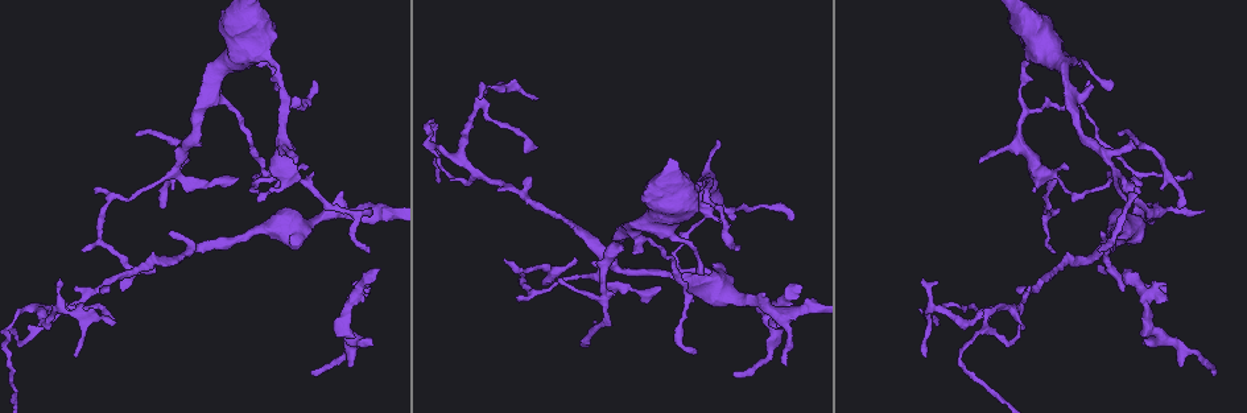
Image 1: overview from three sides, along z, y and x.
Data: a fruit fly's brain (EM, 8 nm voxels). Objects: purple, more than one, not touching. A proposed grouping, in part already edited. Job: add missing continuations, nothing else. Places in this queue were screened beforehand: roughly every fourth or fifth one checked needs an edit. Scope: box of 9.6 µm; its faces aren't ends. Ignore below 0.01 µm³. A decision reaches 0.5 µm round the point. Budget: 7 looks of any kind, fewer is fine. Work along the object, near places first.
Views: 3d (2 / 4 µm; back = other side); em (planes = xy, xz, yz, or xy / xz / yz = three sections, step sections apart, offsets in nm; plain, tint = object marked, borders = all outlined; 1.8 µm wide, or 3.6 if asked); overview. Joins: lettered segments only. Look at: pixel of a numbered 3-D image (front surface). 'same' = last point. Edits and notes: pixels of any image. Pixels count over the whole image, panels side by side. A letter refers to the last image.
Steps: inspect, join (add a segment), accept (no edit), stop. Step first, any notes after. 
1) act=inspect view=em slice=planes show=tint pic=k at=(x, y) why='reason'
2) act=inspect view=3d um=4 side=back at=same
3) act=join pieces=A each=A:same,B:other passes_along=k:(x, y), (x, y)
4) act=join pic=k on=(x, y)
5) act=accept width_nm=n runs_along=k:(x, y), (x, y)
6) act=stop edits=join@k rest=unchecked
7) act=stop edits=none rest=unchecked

act=inspect view=3d um=2 pic=1 at=(114, 323)

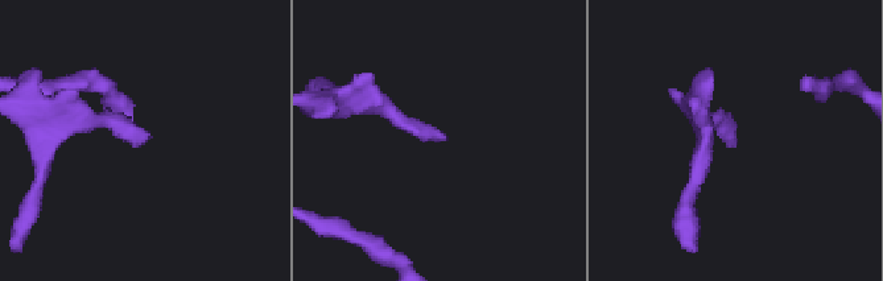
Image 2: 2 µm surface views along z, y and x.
act=inspect view=em slice=xz step=4 show=tint pic=2 at=(444, 140) why='shape alone is not enough'

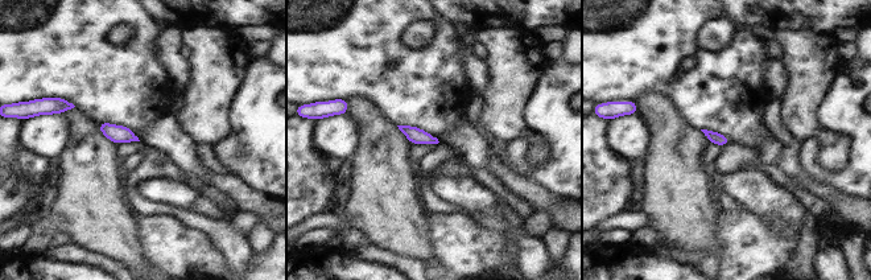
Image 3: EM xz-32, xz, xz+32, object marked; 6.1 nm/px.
act=inspect view=em slice=planes show=borders at=same why='cut it another way'

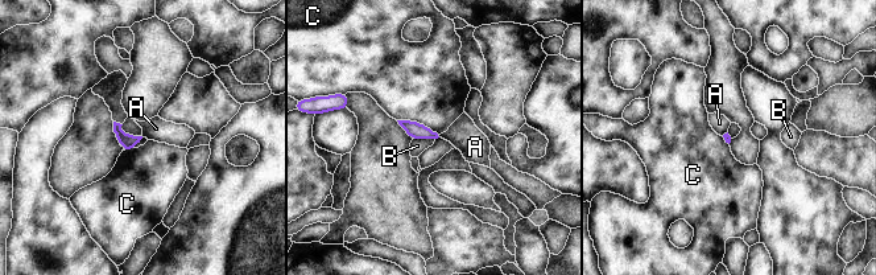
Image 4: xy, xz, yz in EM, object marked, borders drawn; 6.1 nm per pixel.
act=accept each=A:other,B:other,C:other border=4:(120, 126), (124, 134), (140, 136) found='none of them fits'

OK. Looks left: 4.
act=inspect view=em slice=xz step=16 show=tint pic=1 at=(358, 214) why='sharp bend'

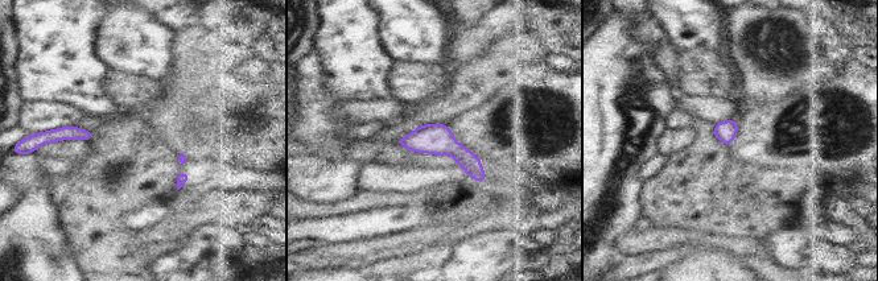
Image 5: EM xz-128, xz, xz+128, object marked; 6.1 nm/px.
act=inspect view=em slice=planes show=borders at=same

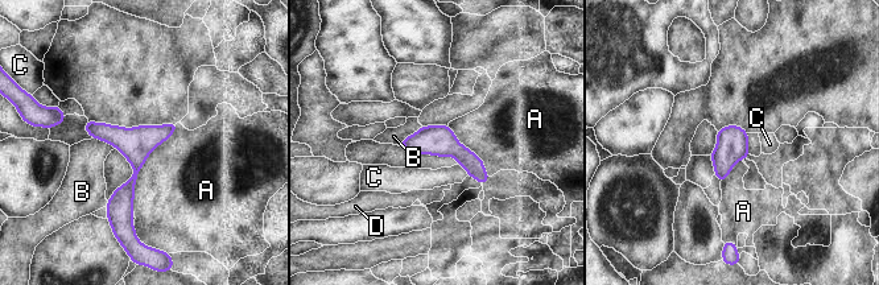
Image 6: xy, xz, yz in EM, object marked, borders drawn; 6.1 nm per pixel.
act=accept each=A:other,B:other,C:other,D:other found='no lettered segment goes on from it'

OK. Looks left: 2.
act=inspect view=3d um=2 pic=1 at=(787, 363) why='free end'

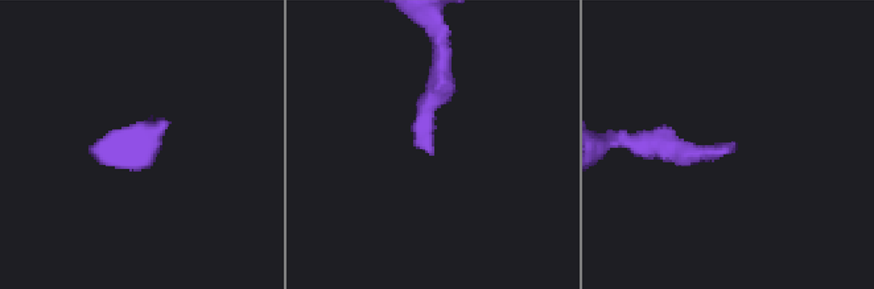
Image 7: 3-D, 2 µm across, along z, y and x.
act=inspect view=em slice=planes show=borders pic=7 at=(429, 154)

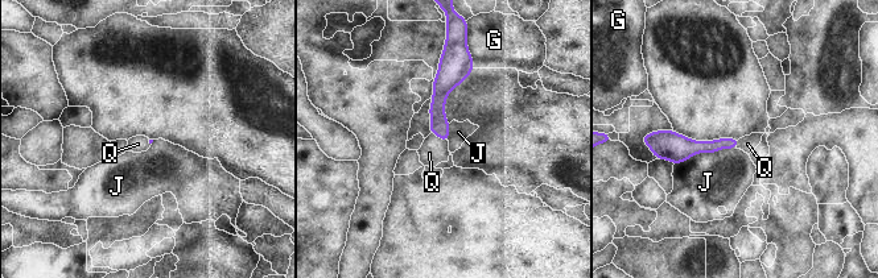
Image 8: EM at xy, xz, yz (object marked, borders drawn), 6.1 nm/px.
act=join pieces=Q each=G:other,J:other,Q:same found='the cell continues'

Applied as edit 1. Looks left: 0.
act=stop edits=join@8 rest=unchecked

